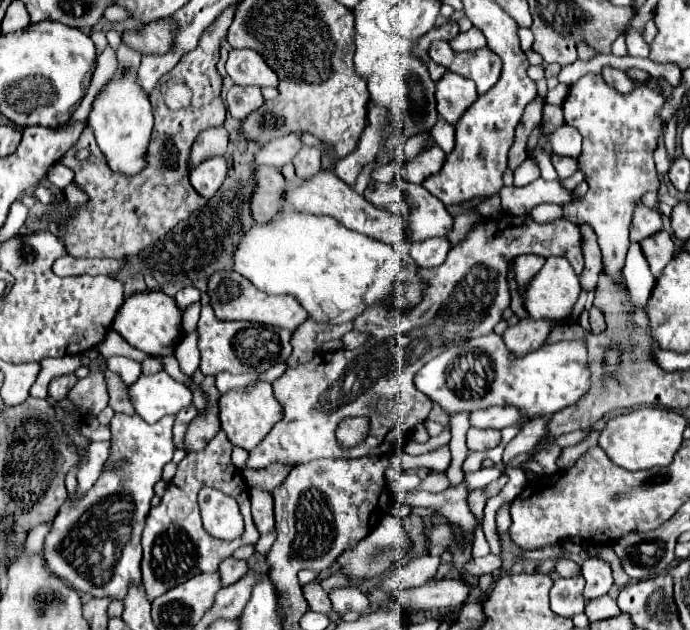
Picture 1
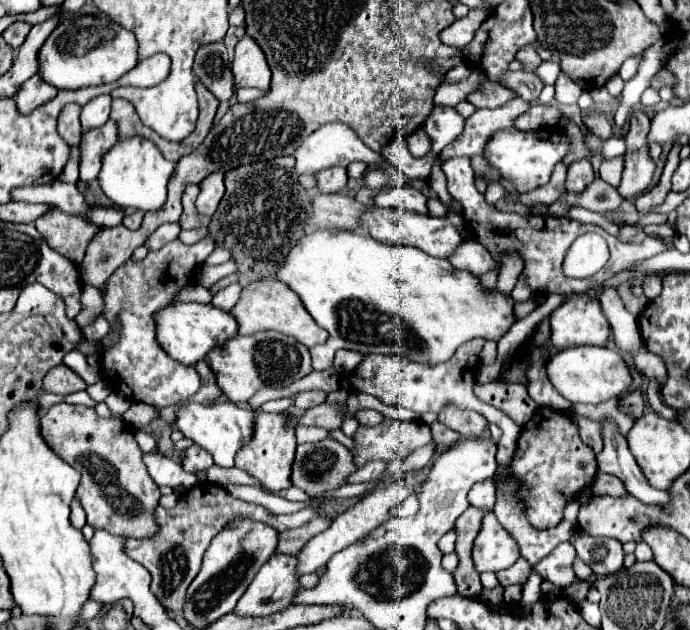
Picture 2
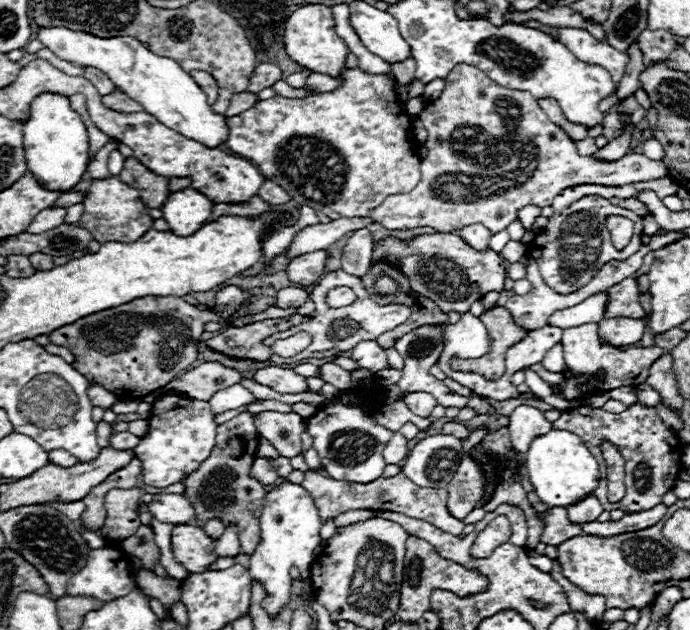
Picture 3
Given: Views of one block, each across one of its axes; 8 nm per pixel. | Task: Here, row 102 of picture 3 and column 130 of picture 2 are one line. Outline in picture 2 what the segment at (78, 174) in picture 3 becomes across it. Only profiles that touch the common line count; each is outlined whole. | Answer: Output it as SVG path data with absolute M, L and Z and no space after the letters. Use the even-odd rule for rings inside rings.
M108 16L66 18L50 34L40 50L40 76L58 90L78 90L114 82L138 64L138 42L132 32L114 24Z

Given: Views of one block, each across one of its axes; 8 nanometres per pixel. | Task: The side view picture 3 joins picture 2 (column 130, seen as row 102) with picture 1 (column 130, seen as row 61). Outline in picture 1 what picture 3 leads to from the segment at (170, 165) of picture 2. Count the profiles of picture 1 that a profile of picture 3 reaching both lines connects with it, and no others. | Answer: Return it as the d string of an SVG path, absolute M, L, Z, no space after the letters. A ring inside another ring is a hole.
M116 70L114 76L102 86L98 92L90 116L88 116L88 126L96 134L96 142L102 150L102 154L108 160L108 166L114 172L124 172L124 174L136 174L144 168L144 152L150 142L150 132L152 132L152 106L148 100L148 94L138 88L138 80L134 80L134 70Z

